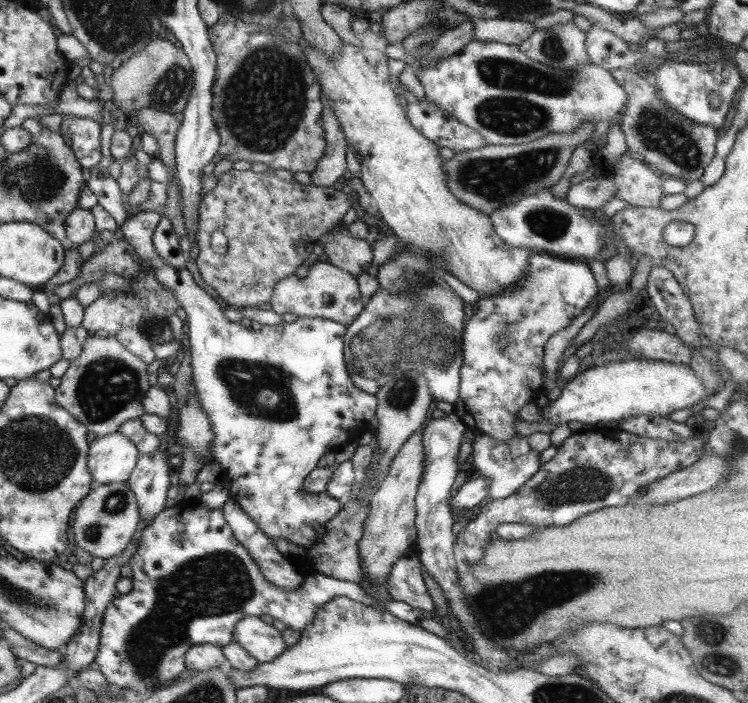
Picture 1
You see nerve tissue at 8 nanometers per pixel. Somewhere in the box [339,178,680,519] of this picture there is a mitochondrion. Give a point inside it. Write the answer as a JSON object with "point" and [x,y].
{"point":[417,330]}

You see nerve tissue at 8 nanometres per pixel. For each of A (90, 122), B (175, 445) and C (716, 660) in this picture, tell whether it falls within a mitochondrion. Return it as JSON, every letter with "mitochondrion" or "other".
{"A":"other","B":"other","C":"mitochondrion"}

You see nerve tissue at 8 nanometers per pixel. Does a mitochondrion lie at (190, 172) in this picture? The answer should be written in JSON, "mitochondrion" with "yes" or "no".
{"mitochondrion":"no"}

